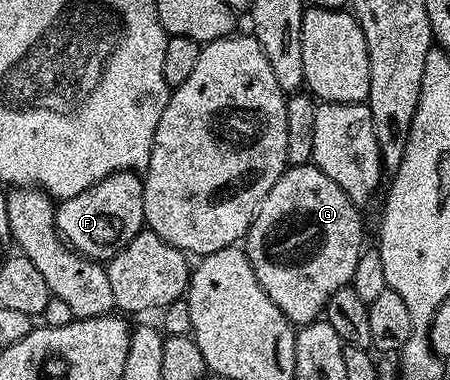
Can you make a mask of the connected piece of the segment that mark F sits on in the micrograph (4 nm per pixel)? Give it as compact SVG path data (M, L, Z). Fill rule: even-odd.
M131 170L114 172L86 188L86 192L65 198L56 206L56 231L85 258L107 260L114 257L145 226L144 180Z

